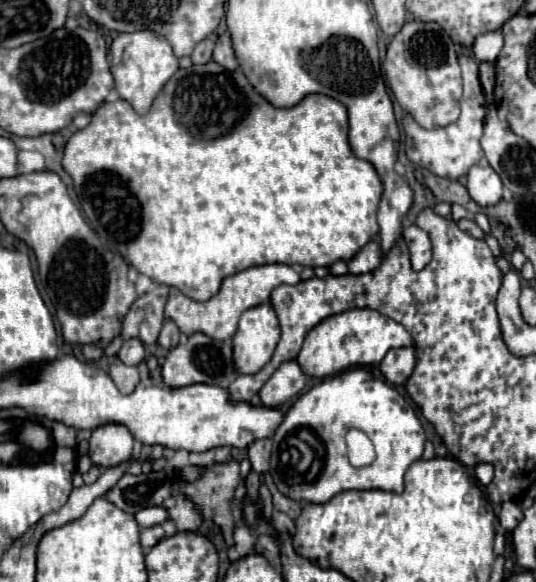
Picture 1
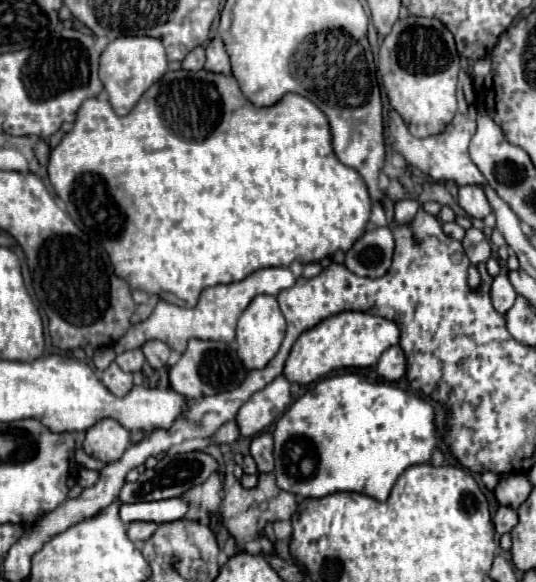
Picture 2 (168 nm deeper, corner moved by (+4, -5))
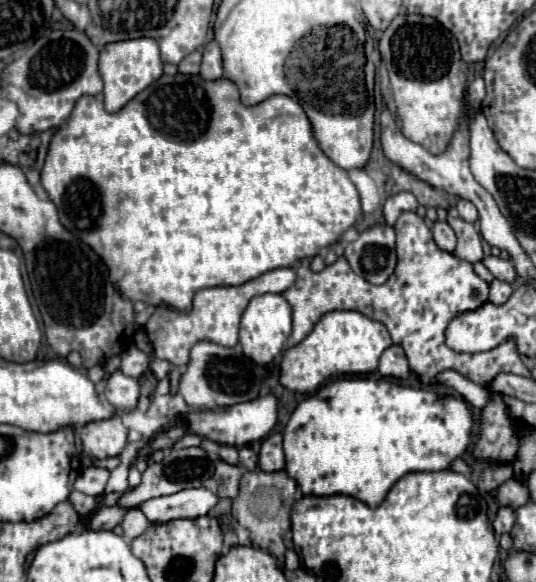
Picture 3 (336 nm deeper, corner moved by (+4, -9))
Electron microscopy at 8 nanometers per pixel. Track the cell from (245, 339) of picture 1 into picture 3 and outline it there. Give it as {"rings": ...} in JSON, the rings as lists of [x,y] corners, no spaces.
{"rings":[[[261,294],[255,296],[241,318],[241,330],[239,330],[239,344],[243,346],[243,354],[255,364],[269,364],[273,358],[283,350],[287,338],[291,334],[291,306],[281,294]]]}

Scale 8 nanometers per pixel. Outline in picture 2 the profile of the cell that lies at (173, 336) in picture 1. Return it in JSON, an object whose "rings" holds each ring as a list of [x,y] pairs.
{"rings":[[[149,340],[149,342],[145,342],[145,344],[141,346],[141,350],[143,350],[143,354],[145,354],[145,358],[147,358],[147,362],[149,362],[151,368],[161,368],[161,366],[165,366],[165,364],[167,364],[167,358],[169,358],[169,354],[171,354],[171,350],[167,348],[167,344],[163,344],[163,342],[159,342],[159,340]]]}

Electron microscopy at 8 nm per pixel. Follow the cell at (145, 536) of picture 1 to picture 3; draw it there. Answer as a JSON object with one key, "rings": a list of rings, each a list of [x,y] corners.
{"rings":[[[131,508],[127,514],[125,514],[125,520],[123,520],[123,536],[127,542],[135,540],[137,536],[141,536],[147,528],[149,528],[149,520],[143,516],[141,510],[137,508]]]}

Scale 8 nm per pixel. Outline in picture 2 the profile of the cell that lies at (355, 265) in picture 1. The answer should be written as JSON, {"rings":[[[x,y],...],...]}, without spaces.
{"rings":[[[385,228],[365,230],[363,236],[345,254],[345,266],[357,276],[379,278],[387,274],[393,258],[393,234]]]}

